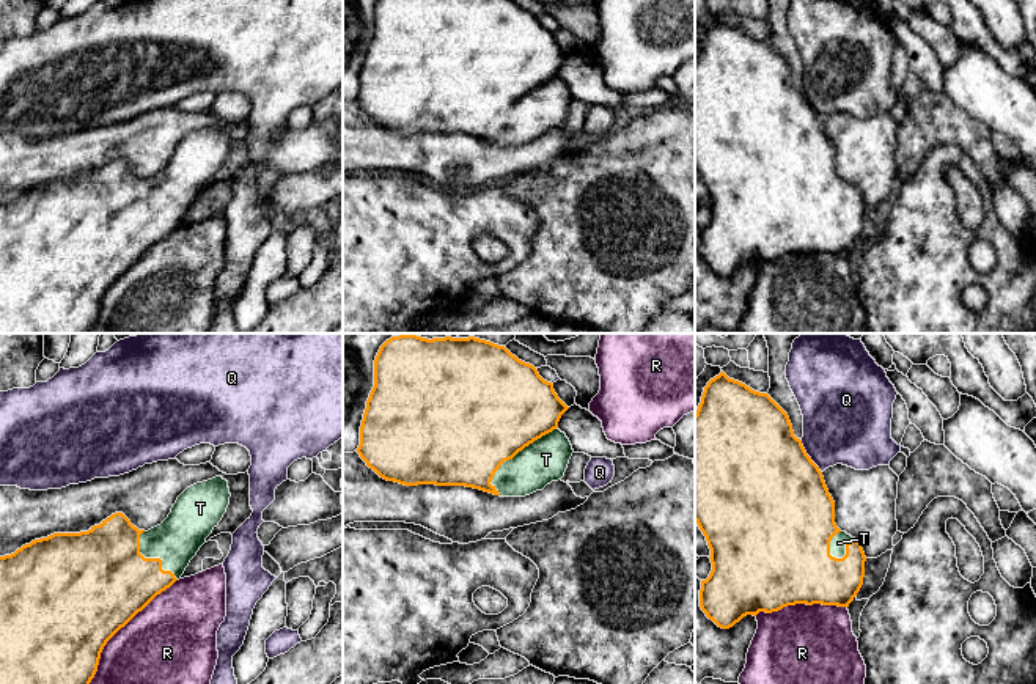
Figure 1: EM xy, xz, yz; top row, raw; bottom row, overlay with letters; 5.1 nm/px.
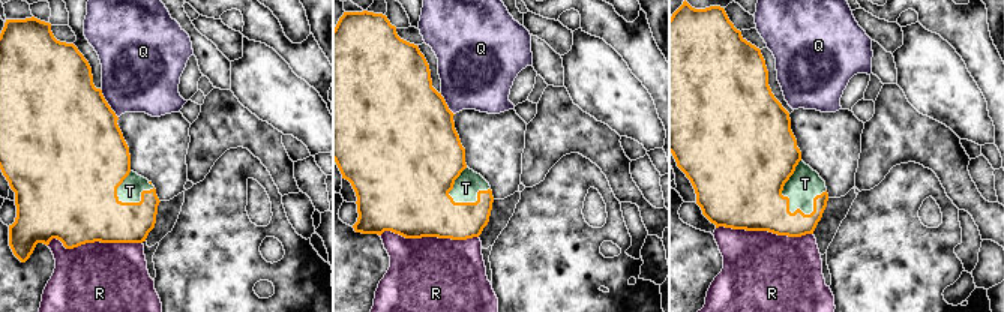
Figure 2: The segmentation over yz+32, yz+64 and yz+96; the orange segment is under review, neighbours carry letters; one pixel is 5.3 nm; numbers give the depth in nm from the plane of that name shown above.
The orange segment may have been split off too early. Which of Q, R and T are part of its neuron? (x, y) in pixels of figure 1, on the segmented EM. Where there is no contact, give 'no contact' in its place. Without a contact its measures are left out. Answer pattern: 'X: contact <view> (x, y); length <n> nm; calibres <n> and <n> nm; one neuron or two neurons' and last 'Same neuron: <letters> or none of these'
Q: contact yz (808, 456); length 200 nm; calibres 500 and 420 nm; two neurons
R: contact xy (121, 626); length 700 nm; calibres 500 and 420 nm; two neurons
T: contact xz (513, 456); length 460 nm; calibres 500 and 220 nm; one neuron
Same neuron: T

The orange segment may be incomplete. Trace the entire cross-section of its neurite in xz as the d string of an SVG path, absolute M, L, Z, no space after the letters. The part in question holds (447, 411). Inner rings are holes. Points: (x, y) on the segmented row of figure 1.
M391 336L374 360L374 387L366 401L357 453L380 478L404 486L465 486L500 497L525 497L564 476L574 450L558 421L568 409L553 384L505 346L475 336Z

